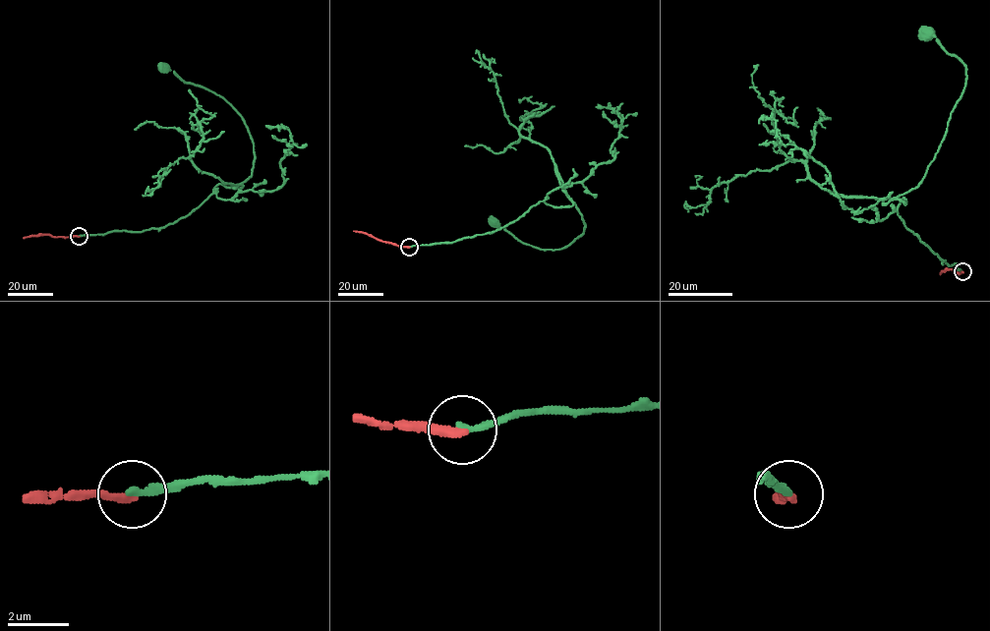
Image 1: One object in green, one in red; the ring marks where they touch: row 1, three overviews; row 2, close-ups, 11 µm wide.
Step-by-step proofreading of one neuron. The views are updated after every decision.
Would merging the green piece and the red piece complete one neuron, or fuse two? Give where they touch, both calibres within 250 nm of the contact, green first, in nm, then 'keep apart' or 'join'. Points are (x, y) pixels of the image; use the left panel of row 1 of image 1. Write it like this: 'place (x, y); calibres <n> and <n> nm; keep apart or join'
place (79, 236); calibres 240 and 260 nm; keep apart

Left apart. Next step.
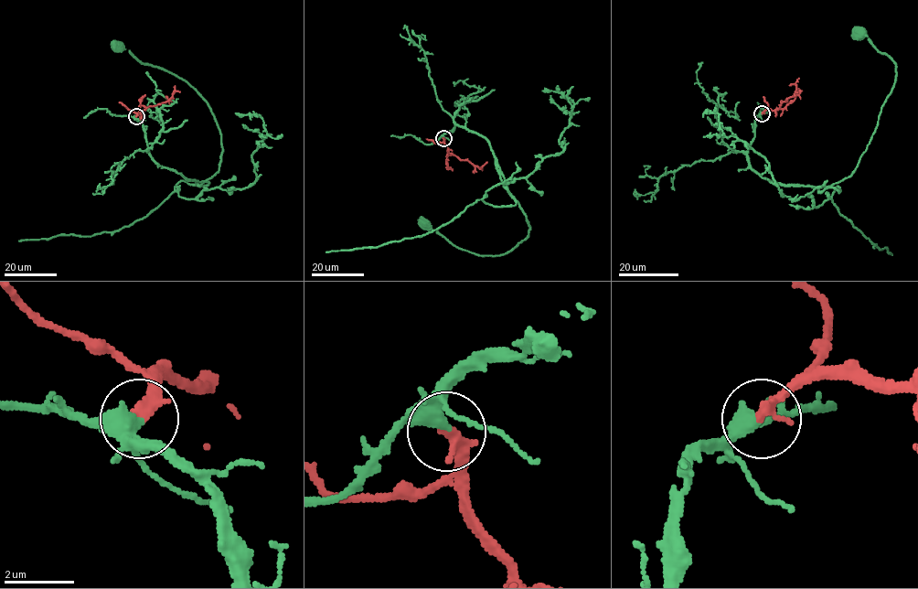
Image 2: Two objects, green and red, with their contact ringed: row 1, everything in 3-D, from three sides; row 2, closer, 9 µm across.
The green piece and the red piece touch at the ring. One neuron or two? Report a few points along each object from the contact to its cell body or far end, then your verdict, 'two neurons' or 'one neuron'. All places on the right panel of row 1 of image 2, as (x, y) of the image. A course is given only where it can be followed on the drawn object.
green via (762, 112), (747, 157), (763, 177), (823, 187), (848, 177), (896, 73), (890, 58), (858, 31) | red via (763, 112), (777, 109), (793, 96), (795, 85), (789, 85) | one neuron

